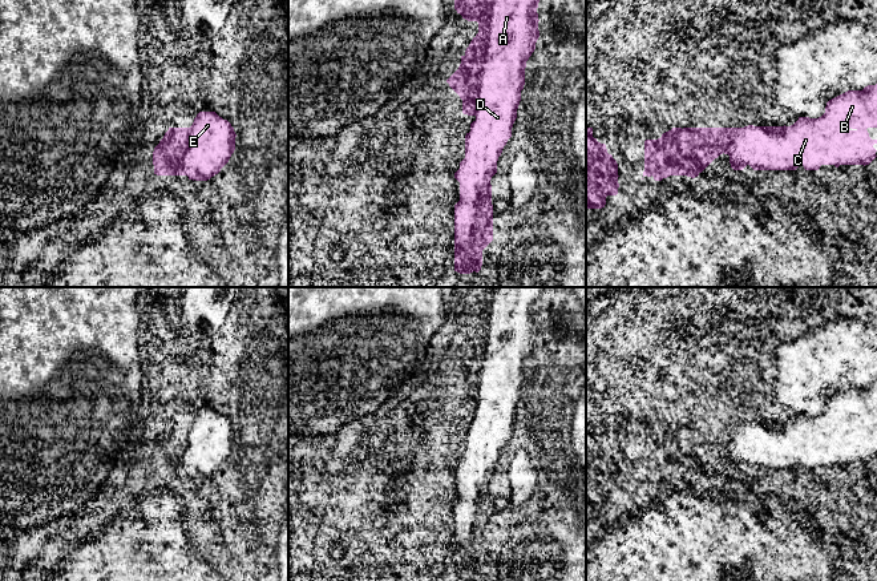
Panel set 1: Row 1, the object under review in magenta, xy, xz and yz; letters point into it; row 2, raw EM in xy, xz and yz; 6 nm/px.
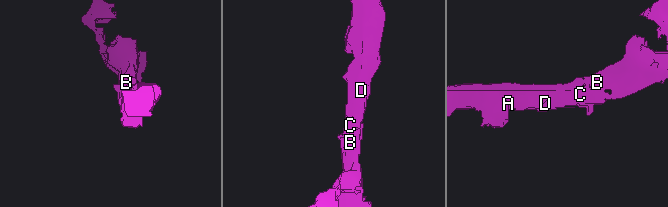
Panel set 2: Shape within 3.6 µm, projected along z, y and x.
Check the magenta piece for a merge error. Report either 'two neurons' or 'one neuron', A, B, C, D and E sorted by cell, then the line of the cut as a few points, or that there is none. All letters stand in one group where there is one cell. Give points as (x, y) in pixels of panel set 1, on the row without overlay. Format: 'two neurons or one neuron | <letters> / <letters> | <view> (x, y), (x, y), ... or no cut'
one neuron | A B C D E | no cut

